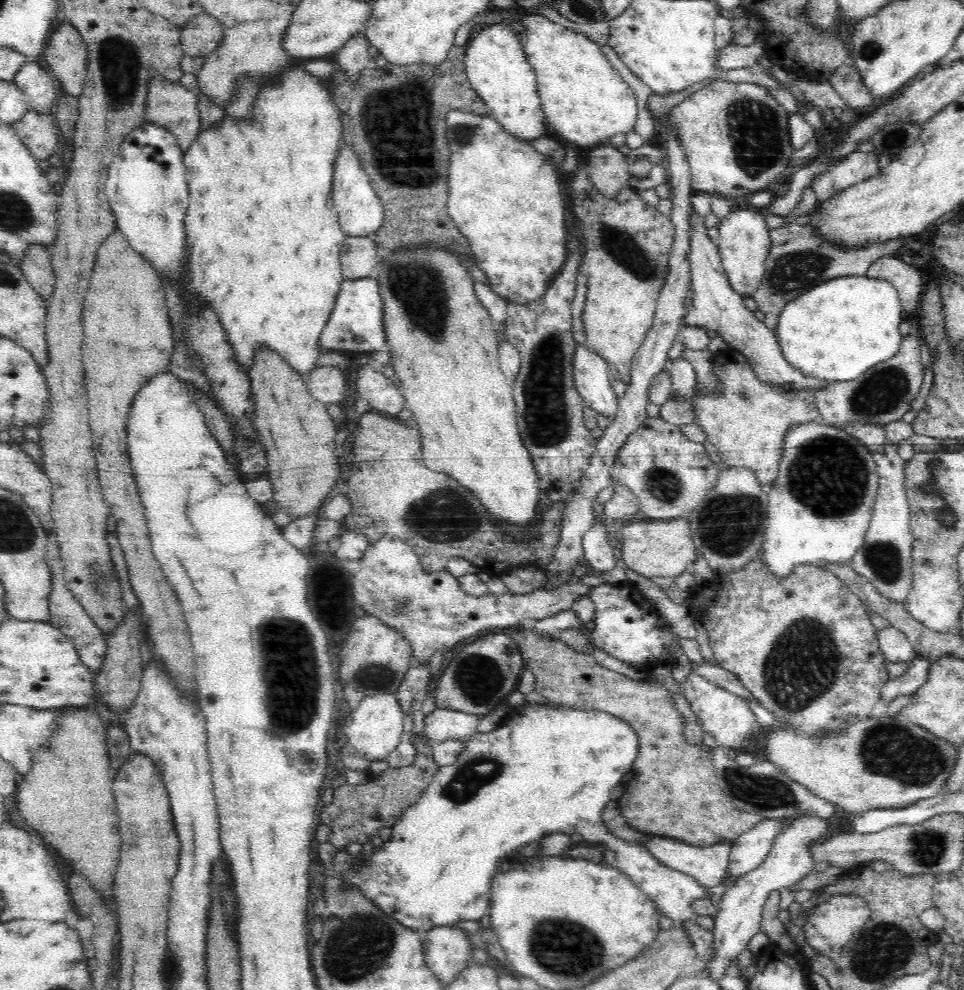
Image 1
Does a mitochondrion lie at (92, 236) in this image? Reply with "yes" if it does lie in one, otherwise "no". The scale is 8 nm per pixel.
no

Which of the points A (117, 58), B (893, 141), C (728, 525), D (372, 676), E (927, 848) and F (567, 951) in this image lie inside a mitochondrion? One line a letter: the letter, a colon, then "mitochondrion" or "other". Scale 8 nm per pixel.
A: mitochondrion
B: mitochondrion
C: mitochondrion
D: mitochondrion
E: mitochondrion
F: mitochondrion

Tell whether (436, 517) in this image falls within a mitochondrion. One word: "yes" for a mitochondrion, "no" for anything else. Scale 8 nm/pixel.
yes

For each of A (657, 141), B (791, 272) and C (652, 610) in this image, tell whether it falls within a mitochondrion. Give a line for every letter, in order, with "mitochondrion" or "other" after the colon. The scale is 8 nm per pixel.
A: other
B: mitochondrion
C: other

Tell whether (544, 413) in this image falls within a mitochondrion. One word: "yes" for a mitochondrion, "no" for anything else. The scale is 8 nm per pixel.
yes

